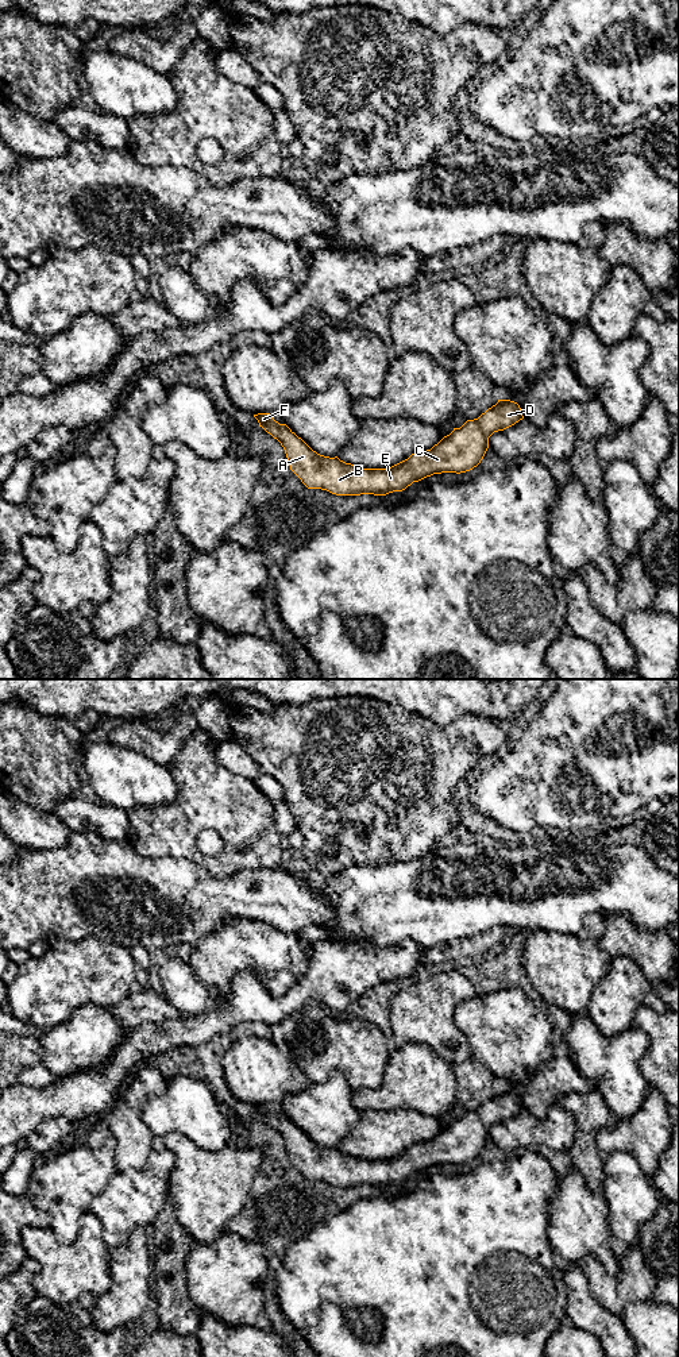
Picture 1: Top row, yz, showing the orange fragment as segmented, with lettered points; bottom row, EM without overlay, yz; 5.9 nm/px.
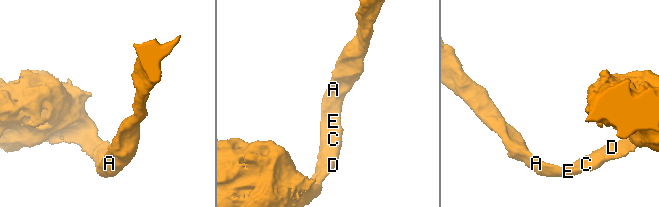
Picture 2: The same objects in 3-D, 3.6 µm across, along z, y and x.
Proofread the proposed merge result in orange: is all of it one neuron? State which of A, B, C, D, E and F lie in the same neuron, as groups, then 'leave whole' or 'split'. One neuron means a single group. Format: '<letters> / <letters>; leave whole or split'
A B C D E F; leave whole

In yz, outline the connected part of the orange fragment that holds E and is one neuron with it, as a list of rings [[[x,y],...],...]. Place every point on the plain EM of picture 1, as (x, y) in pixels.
[[[498,1091],[478,1110],[467,1111],[460,1119],[444,1127],[431,1141],[412,1145],[408,1150],[389,1160],[362,1160],[340,1152],[337,1148],[329,1149],[313,1142],[301,1129],[298,1129],[286,1115],[279,1115],[270,1105],[254,1106],[267,1125],[277,1130],[285,1141],[290,1161],[301,1171],[308,1180],[321,1180],[336,1187],[374,1186],[386,1187],[393,1183],[402,1183],[413,1173],[441,1164],[466,1164],[477,1159],[489,1140],[489,1129],[498,1122],[504,1122],[524,1110],[521,1099],[510,1091]]]

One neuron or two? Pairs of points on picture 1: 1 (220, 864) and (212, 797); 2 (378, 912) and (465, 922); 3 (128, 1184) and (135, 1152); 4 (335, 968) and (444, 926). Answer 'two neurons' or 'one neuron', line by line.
1: one neuron
2: one neuron
3: two neurons
4: two neurons

